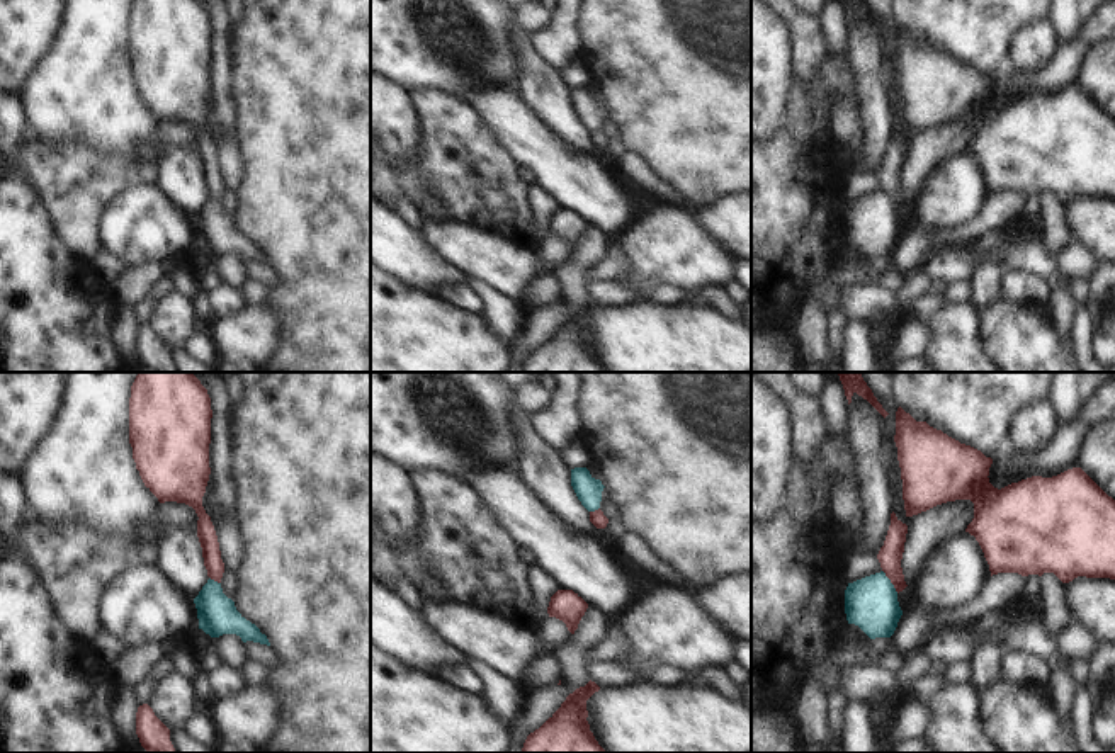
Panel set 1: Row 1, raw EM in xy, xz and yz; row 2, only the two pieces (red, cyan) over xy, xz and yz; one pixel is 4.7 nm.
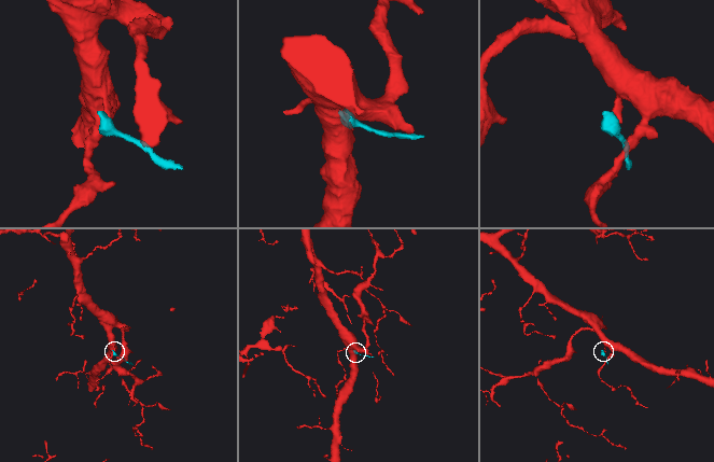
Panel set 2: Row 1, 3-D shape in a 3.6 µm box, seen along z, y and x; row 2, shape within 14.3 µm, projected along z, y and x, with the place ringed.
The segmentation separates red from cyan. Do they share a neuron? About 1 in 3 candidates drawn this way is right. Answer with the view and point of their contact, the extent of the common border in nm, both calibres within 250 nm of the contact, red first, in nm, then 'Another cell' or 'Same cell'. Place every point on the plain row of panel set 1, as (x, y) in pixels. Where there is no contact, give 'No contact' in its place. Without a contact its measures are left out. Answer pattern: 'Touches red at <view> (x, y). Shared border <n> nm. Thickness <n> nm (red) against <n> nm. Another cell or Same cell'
Touches red at yz (891, 201). Shared border 130 nm. Thickness 120 nm (red) against 240 nm. Another cell

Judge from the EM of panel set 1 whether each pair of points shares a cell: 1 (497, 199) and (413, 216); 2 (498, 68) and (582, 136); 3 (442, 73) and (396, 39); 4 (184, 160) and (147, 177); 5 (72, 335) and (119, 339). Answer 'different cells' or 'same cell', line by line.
1: different cells
2: different cells
3: same cell
4: different cells
5: different cells

